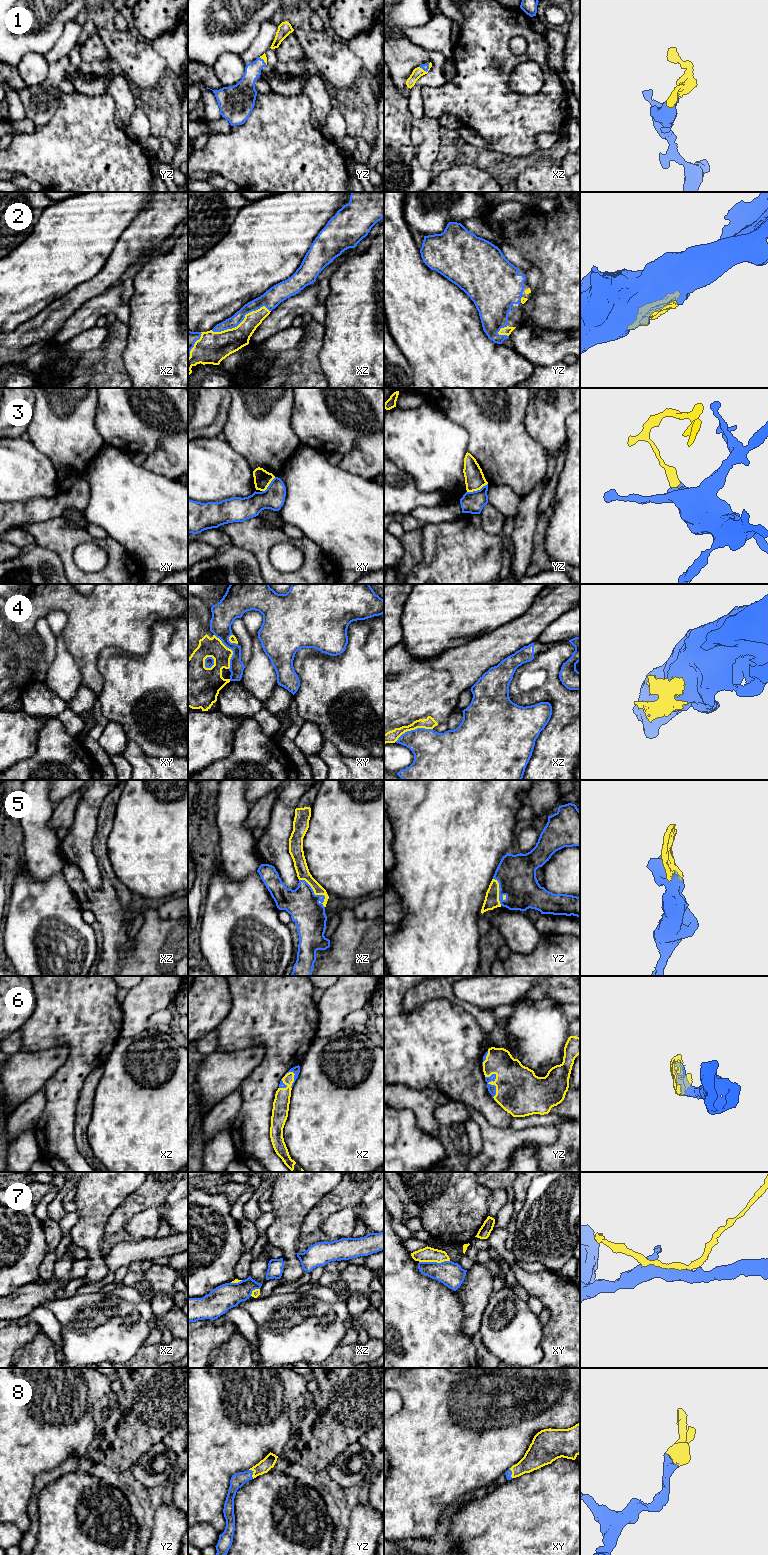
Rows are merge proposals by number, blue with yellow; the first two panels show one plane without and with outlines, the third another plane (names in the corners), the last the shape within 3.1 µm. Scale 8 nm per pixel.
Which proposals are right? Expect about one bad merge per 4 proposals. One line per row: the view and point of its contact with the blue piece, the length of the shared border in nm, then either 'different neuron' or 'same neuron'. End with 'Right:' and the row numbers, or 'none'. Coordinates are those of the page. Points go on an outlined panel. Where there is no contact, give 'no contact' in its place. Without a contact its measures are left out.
1: xz (426, 71) | 90 nm | same neuron
2: xz (241, 321) | 500 nm | same neuron
3: yz (477, 490) | 180 nm | different neuron
4: xz (413, 730) | 320 nm | different neuron
5: xz (316, 895) | 300 nm | same neuron
6: yz (492, 1085) | 200 nm | same neuron
7: xy (434, 1262) | 240 nm | same neuron
8: yz (252, 1473) | 90 nm | same neuron
Right: 1, 2, 5, 6, 7, 8

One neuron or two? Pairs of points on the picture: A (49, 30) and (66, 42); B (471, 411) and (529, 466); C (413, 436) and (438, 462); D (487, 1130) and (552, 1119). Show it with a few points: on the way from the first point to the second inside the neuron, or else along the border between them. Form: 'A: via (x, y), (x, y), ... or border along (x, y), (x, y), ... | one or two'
A: border along (75, 19), (65, 24), (61, 35), (45, 55) | two
B: via (485, 423), (515, 453) | one
C: via (418, 444), (425, 455), (430, 456) | one
D: border along (532, 1127), (524, 1129), (508, 1128) | two

